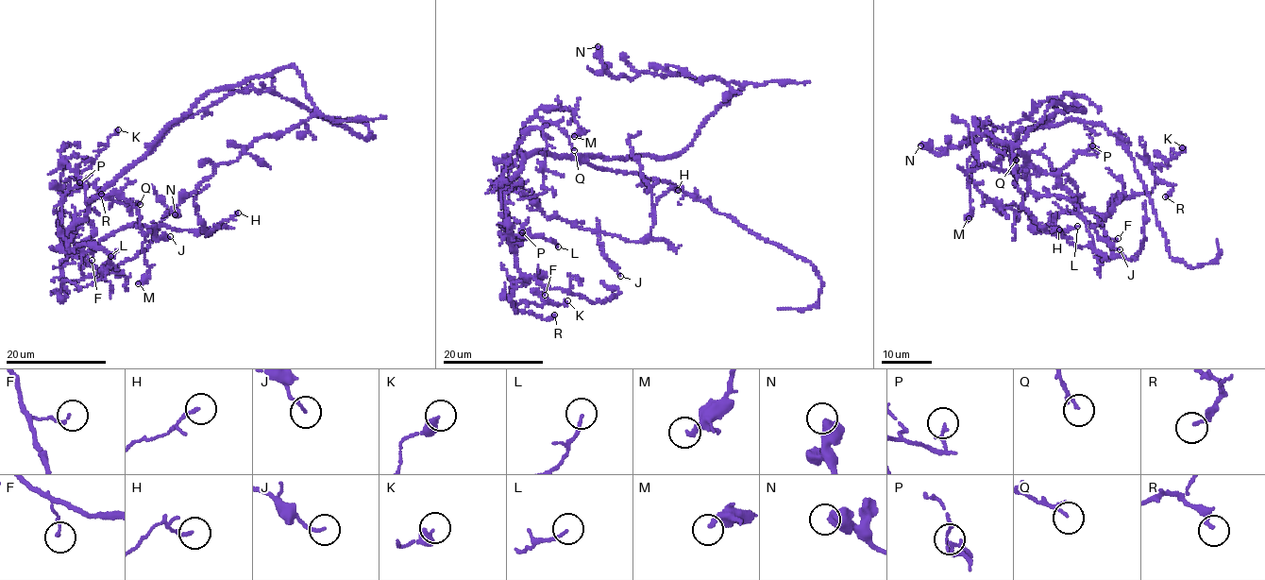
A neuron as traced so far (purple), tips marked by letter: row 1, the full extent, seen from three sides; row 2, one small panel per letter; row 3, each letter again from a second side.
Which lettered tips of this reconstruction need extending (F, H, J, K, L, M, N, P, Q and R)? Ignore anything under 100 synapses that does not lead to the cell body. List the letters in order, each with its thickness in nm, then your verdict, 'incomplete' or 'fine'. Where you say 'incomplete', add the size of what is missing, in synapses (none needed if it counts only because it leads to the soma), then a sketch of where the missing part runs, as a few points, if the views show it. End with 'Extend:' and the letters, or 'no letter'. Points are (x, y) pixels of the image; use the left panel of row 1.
F: 110 nm | fine
H: 140 nm | fine
J: 130 nm | fine
K: 400 nm | fine
L: 140 nm | fine
M: 240 nm | fine
N: 550 nm | fine
P: 170 nm | fine
Q: 90 nm | fine
R: 110 nm | fine
Extend: no letter

